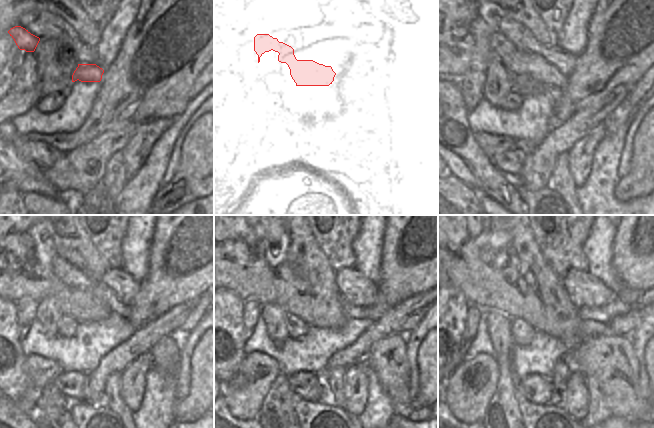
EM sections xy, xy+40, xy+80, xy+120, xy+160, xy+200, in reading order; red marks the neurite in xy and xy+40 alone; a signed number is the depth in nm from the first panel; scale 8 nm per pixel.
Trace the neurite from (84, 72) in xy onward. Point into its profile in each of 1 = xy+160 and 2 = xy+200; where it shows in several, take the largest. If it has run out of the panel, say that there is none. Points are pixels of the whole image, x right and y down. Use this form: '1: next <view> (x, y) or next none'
1: next xy+160 (375, 312)
2: next xy+200 (617, 308)

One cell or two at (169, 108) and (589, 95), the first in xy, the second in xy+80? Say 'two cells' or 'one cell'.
one cell

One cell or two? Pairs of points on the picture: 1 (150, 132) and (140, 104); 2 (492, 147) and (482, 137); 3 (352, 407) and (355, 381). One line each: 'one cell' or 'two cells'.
1: two cells
2: one cell
3: one cell

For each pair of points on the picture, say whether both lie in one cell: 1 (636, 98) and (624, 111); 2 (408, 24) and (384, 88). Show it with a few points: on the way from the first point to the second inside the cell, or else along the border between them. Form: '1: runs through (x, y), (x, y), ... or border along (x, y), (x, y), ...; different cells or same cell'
1: border along (626, 100), (633, 106); different cells
2: runs through (403, 40), (385, 72); same cell

